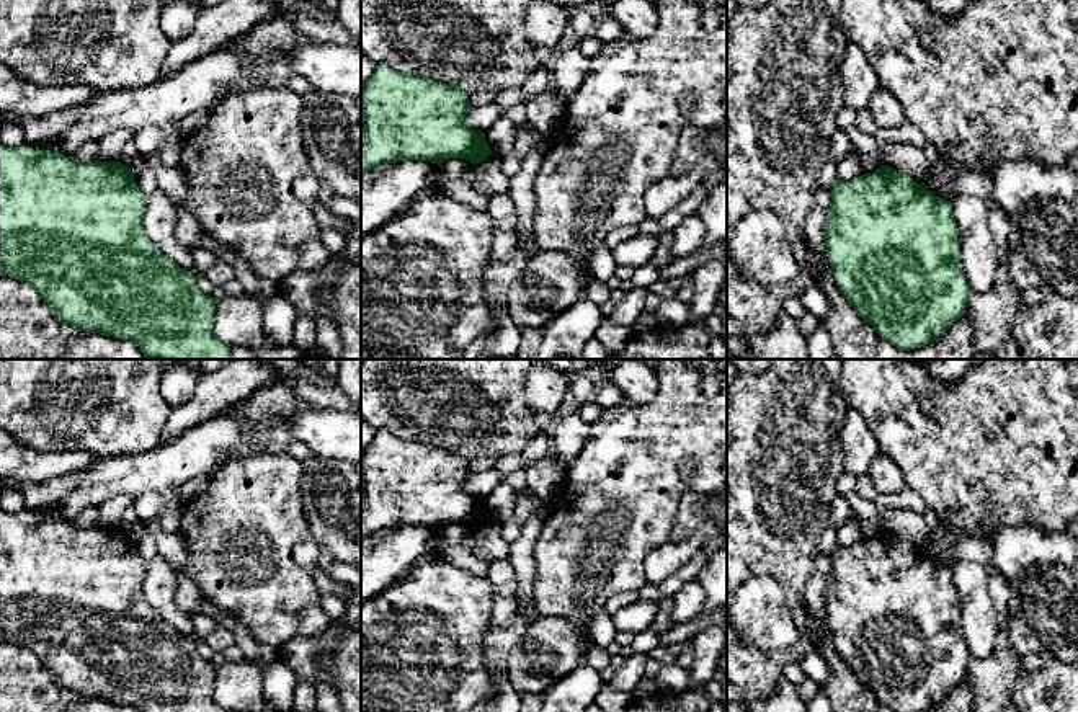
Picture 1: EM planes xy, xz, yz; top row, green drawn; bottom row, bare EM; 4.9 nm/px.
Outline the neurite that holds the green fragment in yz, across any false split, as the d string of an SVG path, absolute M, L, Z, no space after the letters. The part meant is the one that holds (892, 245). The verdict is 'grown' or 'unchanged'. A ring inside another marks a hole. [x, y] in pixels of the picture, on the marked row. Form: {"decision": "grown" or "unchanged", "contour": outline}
{"decision": "unchanged", "contour": "M887 165L851 181L836 178L830 191L833 202L823 232L826 256L841 294L856 314L903 351L942 336L965 314L972 294L959 263L952 202L936 198L924 185Z"}

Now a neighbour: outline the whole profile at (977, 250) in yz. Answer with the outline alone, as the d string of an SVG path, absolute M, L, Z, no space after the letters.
M957 196L951 202L962 274L973 292L987 292L996 284L998 273L998 251L988 227L988 207L973 196Z

